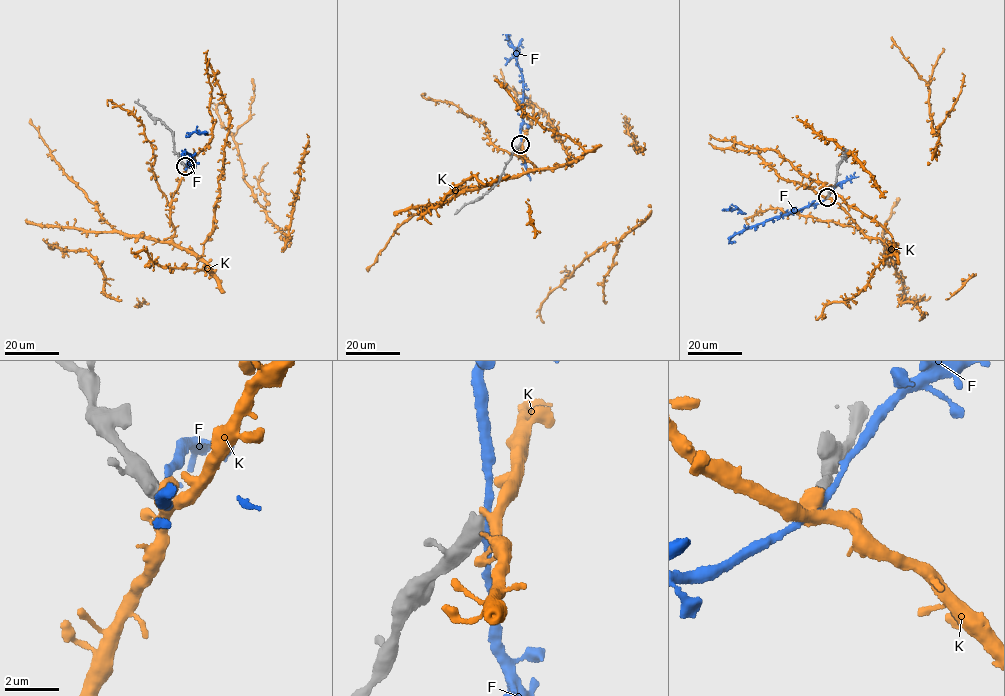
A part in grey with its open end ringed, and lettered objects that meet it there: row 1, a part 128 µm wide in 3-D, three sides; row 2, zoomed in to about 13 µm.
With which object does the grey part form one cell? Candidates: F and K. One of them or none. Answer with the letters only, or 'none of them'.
none of them

